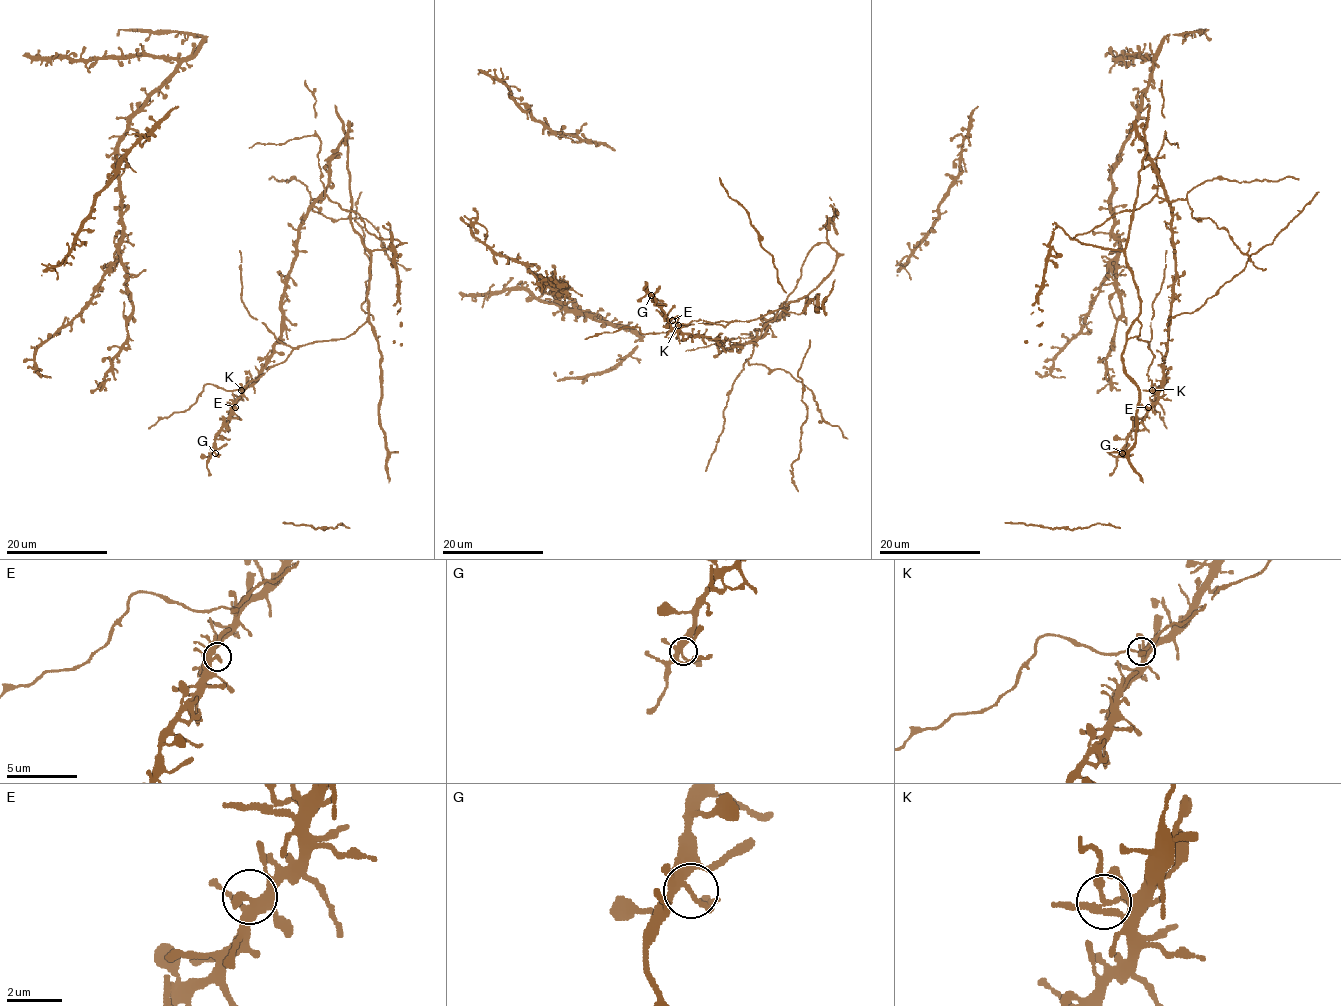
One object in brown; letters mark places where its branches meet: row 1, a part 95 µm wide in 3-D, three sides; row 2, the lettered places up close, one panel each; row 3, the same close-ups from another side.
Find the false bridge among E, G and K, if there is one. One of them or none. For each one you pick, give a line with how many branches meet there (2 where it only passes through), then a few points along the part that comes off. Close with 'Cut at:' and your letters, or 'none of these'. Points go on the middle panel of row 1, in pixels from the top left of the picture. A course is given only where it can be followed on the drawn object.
Cut at: none of these

